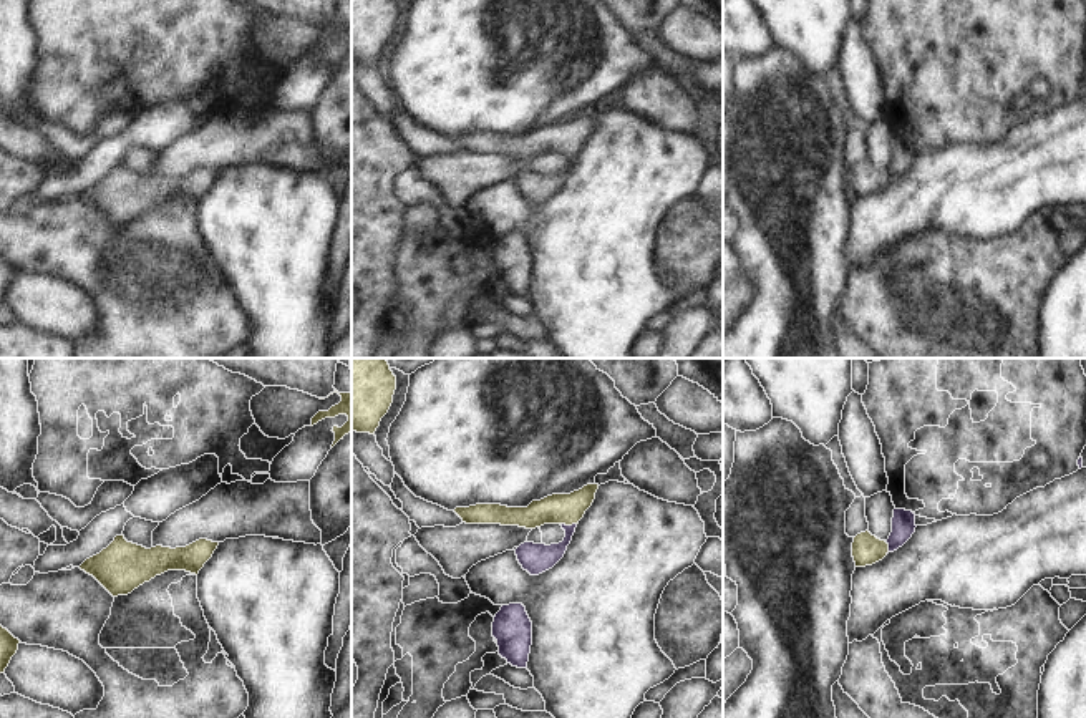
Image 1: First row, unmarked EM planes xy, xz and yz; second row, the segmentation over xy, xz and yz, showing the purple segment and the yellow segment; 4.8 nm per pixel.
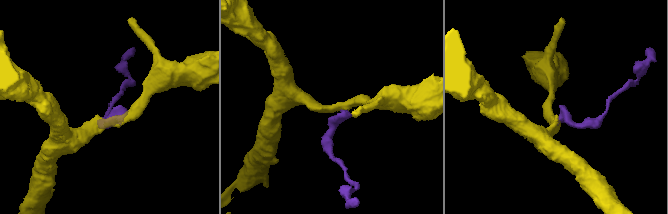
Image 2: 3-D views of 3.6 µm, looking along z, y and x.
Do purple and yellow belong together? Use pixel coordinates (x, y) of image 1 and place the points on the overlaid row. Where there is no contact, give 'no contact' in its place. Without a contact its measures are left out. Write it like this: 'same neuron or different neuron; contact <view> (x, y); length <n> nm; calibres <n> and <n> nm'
same neuron; contact xz (569, 526); length 80 nm; calibres 140 and 150 nm

